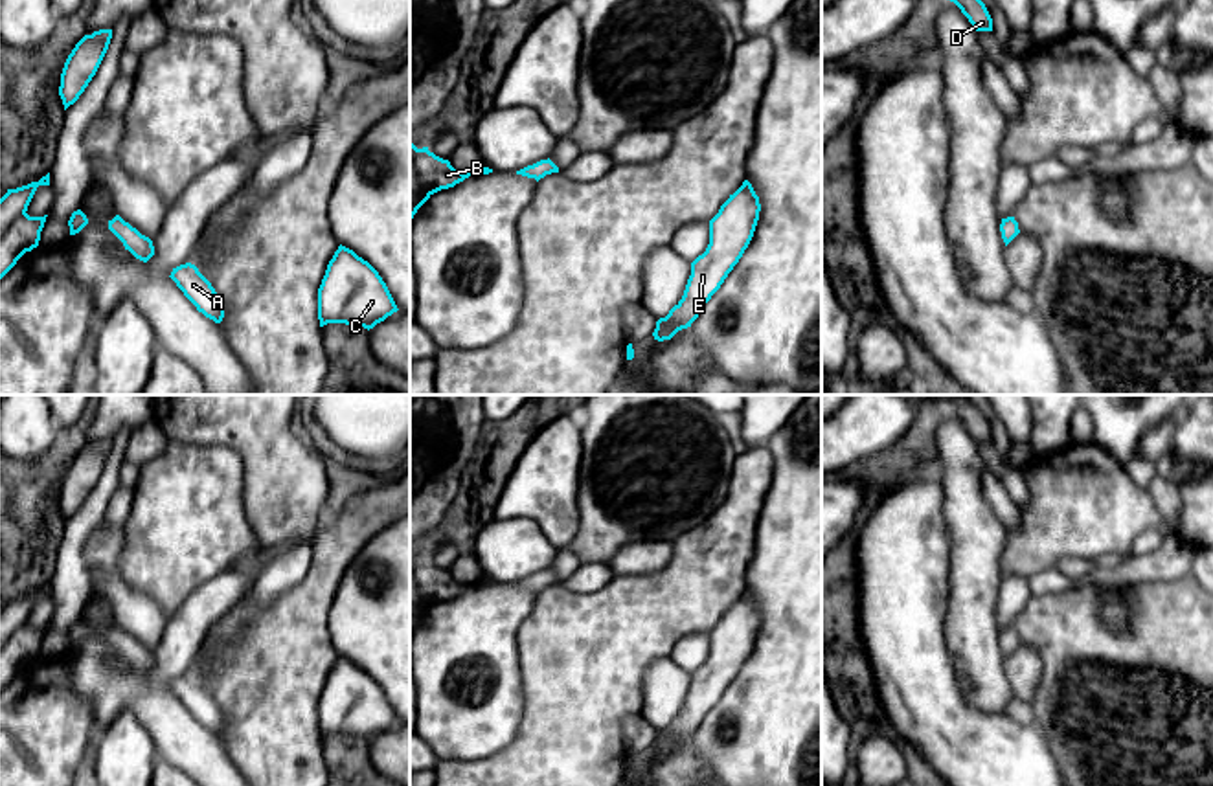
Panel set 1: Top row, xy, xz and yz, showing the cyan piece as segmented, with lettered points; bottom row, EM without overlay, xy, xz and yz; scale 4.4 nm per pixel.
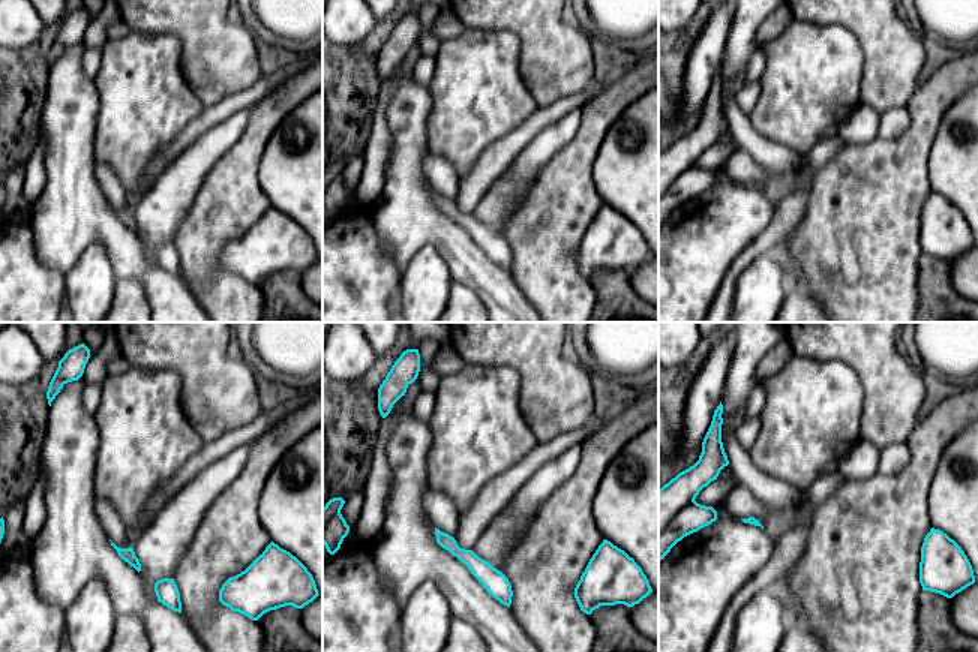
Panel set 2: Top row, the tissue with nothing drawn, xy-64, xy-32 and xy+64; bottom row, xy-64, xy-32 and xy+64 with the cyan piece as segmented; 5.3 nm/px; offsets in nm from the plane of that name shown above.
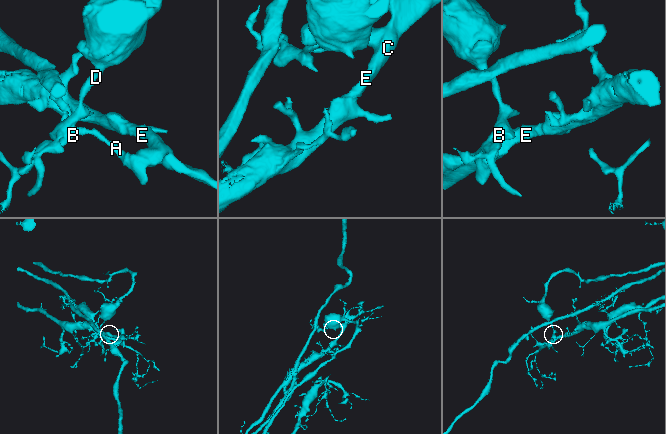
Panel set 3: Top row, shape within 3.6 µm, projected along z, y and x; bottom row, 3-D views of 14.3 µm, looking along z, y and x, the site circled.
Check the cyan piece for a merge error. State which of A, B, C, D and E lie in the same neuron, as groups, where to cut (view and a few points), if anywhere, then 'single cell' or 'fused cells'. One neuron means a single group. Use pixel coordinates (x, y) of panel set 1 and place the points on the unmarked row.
groups A C E / B D; cut xy (116, 645), (135, 660), (142, 652); fused cells

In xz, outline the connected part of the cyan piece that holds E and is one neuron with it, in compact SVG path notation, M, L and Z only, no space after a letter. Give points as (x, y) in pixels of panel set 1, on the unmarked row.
M744 591L709 632L709 656L691 674L691 687L682 711L665 729L656 733L654 751L671 751L678 742L691 738L748 659L759 623L759 608L752 595Z

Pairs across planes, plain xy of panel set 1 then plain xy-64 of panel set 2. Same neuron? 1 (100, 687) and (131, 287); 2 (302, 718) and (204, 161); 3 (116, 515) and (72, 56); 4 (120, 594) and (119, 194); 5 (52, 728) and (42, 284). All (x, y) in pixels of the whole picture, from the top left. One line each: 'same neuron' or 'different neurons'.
1: different neurons
2: different neurons
3: different neurons
4: same neuron
5: same neuron

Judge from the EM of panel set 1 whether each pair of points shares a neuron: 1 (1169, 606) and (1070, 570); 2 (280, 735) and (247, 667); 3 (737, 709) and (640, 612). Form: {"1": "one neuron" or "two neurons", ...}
{"1": "two neurons", "2": "one neuron", "3": "two neurons"}

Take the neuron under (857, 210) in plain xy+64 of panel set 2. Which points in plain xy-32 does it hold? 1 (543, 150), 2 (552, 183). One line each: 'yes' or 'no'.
1: no
2: yes

